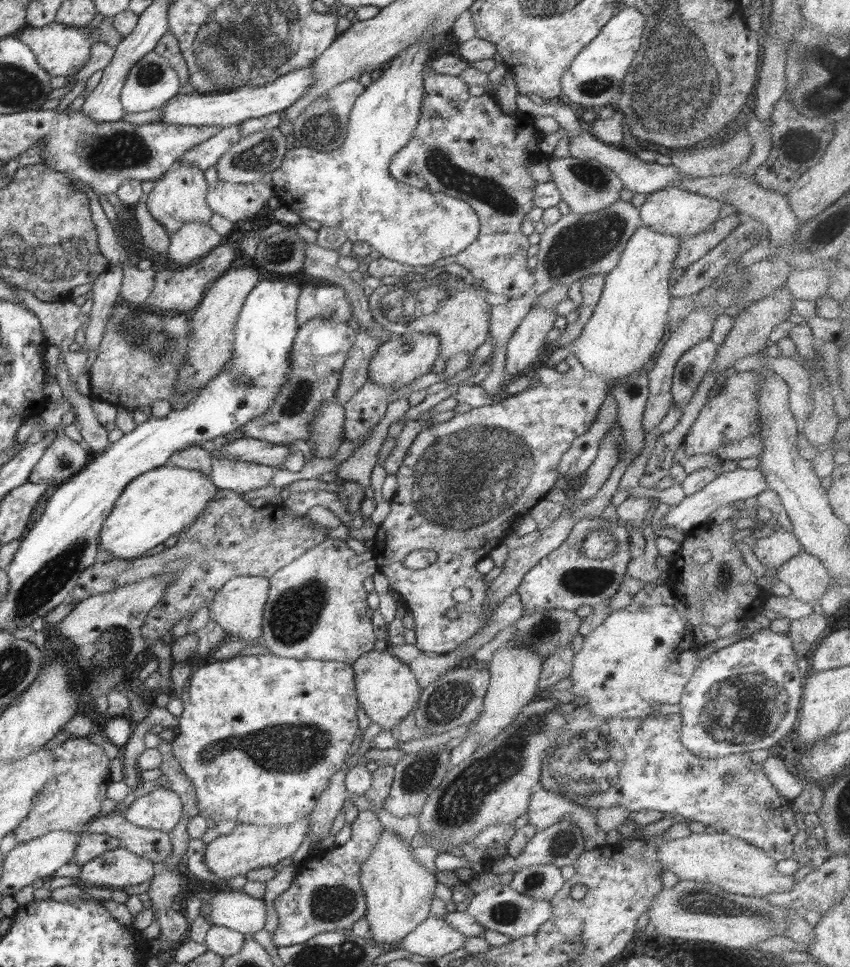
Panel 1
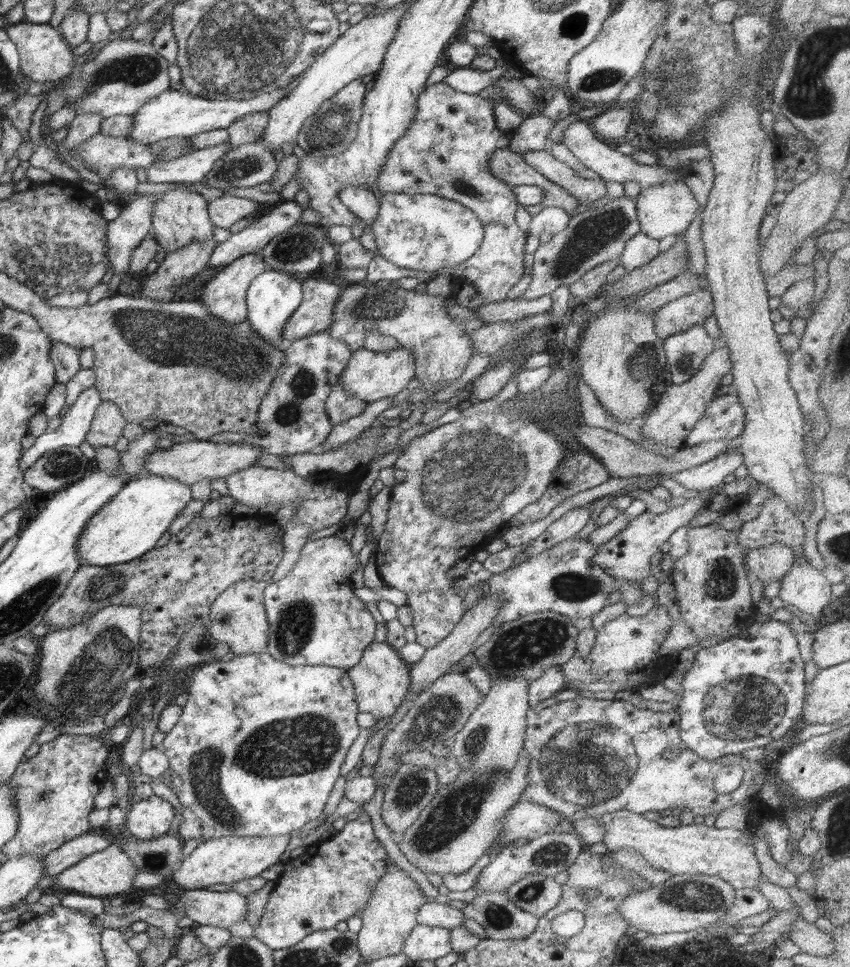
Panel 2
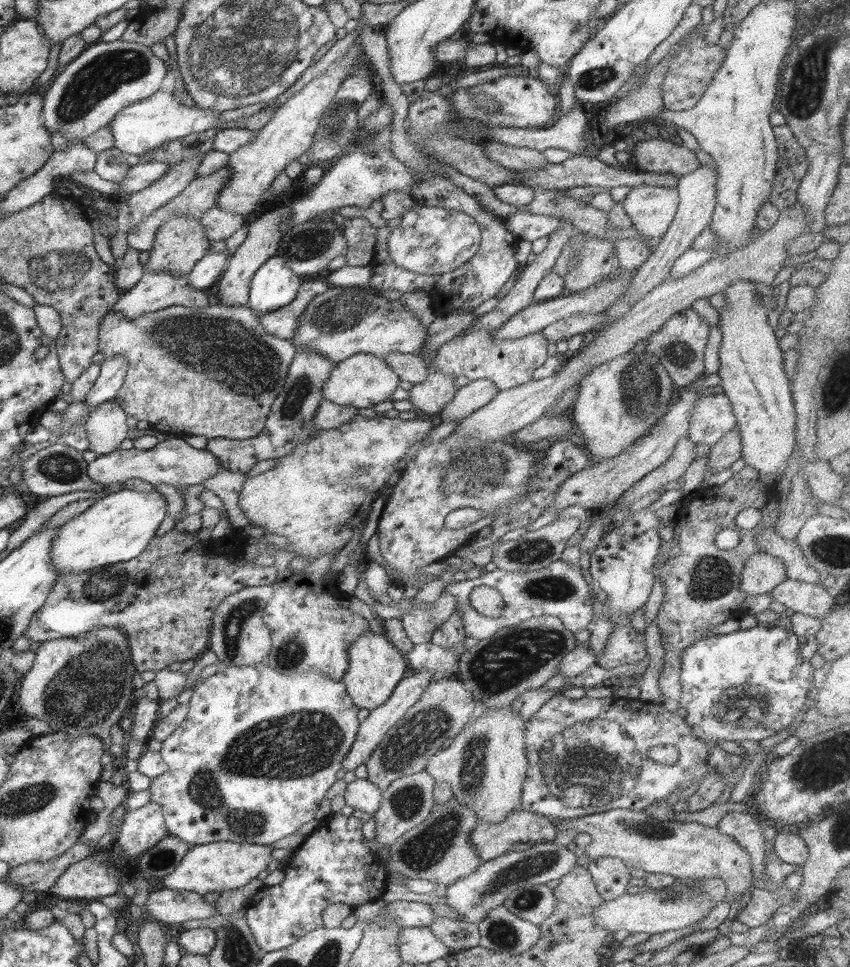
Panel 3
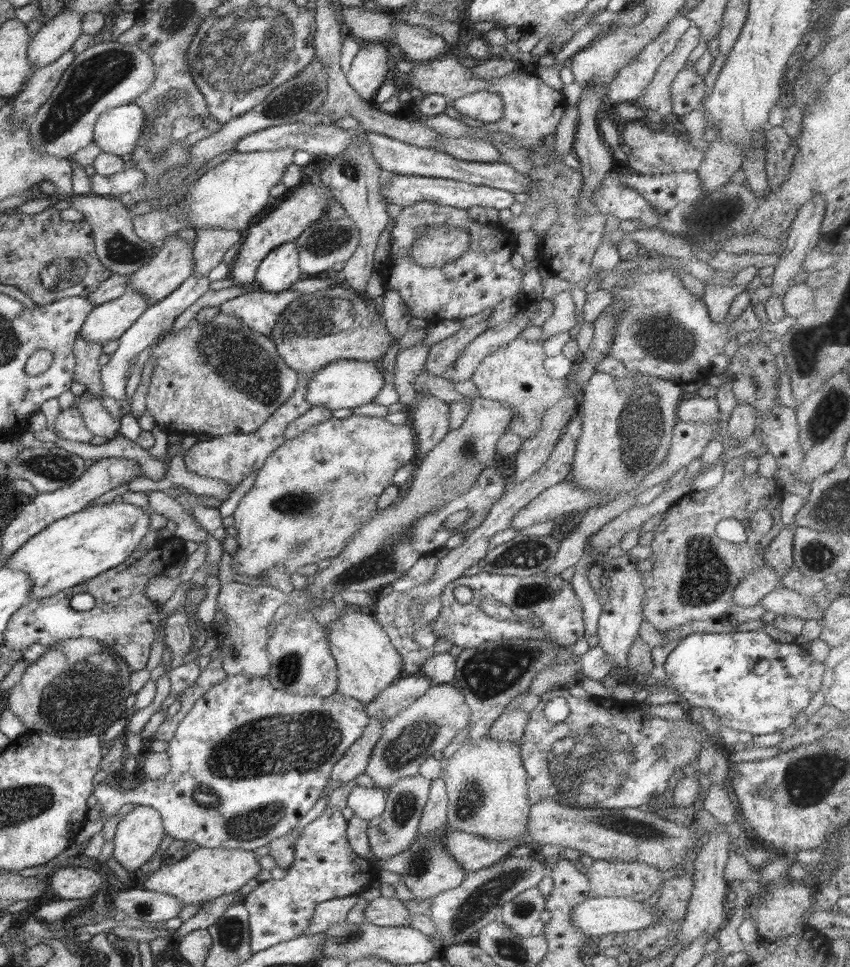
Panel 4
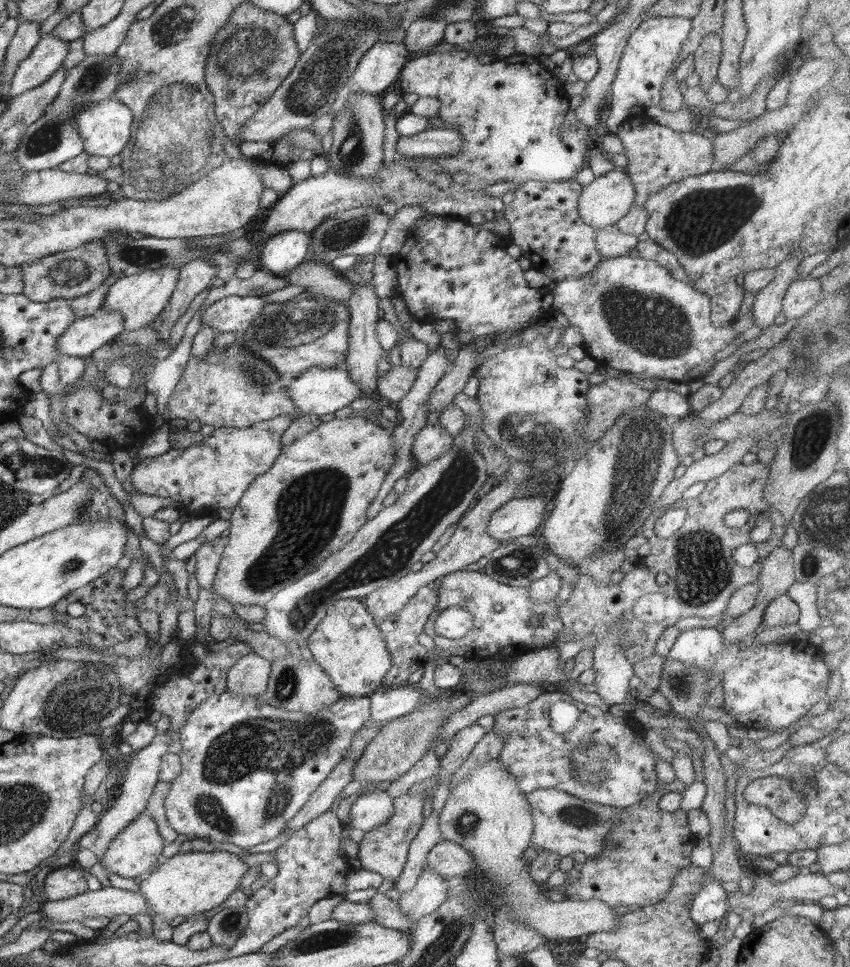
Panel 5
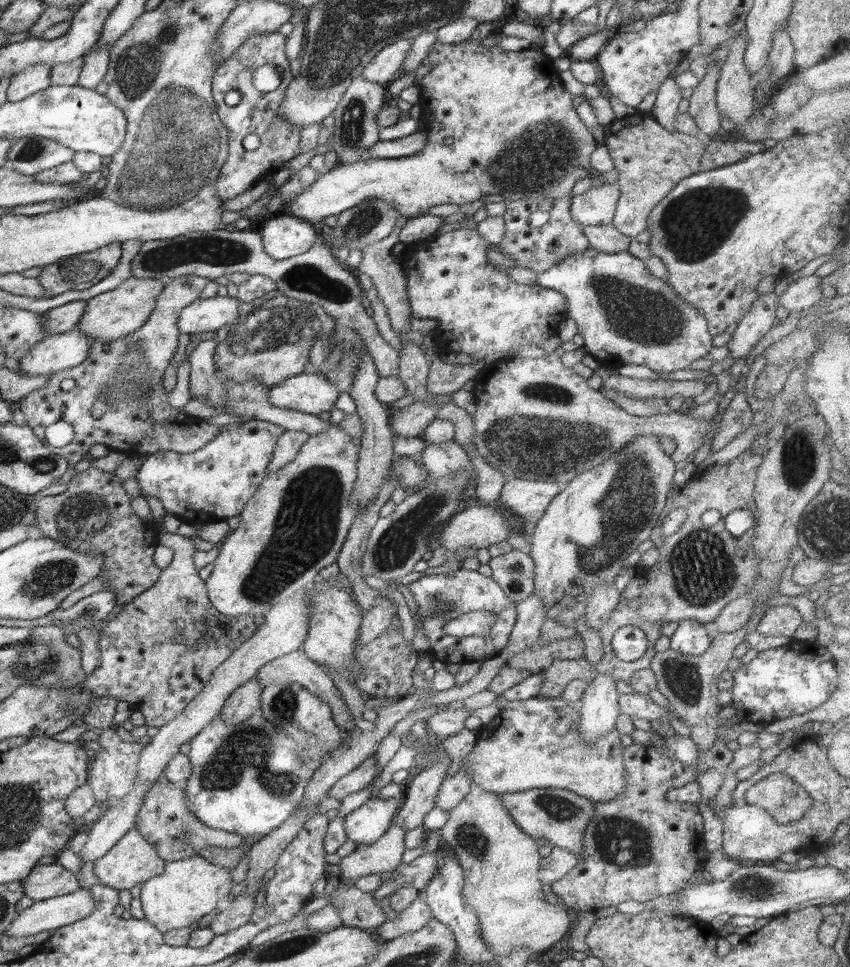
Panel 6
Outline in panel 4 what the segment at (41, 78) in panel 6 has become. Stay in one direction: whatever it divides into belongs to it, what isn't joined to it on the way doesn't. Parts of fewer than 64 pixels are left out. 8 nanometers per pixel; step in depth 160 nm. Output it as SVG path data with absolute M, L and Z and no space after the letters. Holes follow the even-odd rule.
M63 8L56 16L41 24L28 48L28 59L35 66L34 70L52 64L71 50L82 33L83 14Z

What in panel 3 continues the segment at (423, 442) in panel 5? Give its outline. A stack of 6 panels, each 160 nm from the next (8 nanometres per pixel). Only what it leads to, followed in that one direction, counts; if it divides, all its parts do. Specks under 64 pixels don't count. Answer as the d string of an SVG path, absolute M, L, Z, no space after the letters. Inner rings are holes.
M330 287L322 294L317 294L306 305L304 312L298 317L297 331L291 338L291 343L295 345L295 354L288 374L285 378L283 390L278 398L272 403L265 427L259 436L247 438L246 440L232 440L230 438L211 438L208 439L205 449L213 454L223 466L224 470L232 472L248 472L260 460L277 460L279 457L286 457L293 451L298 443L309 441L319 432L319 428L313 426L313 418L318 410L323 398L323 384L328 380L330 373L334 370L335 364L343 362L355 354L371 354L377 358L384 359L387 354L392 352L402 352L404 354L416 354L420 352L420 358L426 362L429 375L424 382L414 385L409 390L408 400L417 408L419 415L424 417L438 417L443 406L454 396L454 381L458 376L453 374L440 374L435 366L435 354L425 350L427 328L413 316L403 305L401 299L389 300L382 295L382 291L362 287Z

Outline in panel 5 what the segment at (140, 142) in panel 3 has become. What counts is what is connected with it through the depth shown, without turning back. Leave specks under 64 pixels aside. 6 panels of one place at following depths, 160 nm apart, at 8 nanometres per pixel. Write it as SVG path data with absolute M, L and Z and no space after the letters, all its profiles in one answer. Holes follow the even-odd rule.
M116 98L100 102L88 102L76 112L76 131L84 140L84 147L88 155L104 156L112 159L119 156L131 139L132 122L134 115L123 103Z

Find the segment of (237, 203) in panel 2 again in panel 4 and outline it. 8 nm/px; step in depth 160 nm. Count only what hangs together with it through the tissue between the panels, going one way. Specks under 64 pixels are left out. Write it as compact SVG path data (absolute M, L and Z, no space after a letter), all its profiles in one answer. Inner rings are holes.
M200 229L196 231L196 244L193 246L193 274L207 276L212 268L216 268L224 254L240 242L240 231L224 229Z

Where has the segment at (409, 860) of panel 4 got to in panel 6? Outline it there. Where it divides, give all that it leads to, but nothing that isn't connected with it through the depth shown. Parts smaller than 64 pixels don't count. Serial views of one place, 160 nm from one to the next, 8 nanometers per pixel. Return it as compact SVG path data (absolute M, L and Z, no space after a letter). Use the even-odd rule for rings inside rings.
M420 892L420 895L408 908L398 913L394 920L383 922L375 930L375 934L377 934L377 938L388 942L403 934L424 928L424 925L432 916L431 908L427 905L423 892Z

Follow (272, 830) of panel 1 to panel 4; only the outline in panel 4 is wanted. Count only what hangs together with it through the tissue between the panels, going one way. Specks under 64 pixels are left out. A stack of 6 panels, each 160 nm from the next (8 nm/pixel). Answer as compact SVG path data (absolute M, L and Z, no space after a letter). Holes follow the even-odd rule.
M199 847L184 860L149 872L148 878L144 880L144 888L160 894L171 894L184 905L207 903L220 896L237 892L248 880L255 878L262 870L258 859L248 850Z

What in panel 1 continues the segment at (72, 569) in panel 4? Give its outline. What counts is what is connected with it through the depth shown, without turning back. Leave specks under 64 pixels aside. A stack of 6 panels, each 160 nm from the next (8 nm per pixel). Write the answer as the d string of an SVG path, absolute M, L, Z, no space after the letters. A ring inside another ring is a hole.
M168 466L156 467L132 479L124 492L120 494L116 504L112 507L108 518L104 521L99 532L99 548L112 554L114 559L138 559L144 557L154 546L163 543L172 535L188 528L195 522L197 516L203 513L207 504L215 497L217 486L210 477L199 470L186 470L184 467Z

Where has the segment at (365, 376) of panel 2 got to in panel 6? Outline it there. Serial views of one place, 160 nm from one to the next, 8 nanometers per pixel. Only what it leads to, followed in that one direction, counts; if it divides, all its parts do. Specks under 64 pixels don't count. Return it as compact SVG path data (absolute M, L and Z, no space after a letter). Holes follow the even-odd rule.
M302 373L270 388L267 394L272 406L318 415L329 411L340 395L323 374Z

